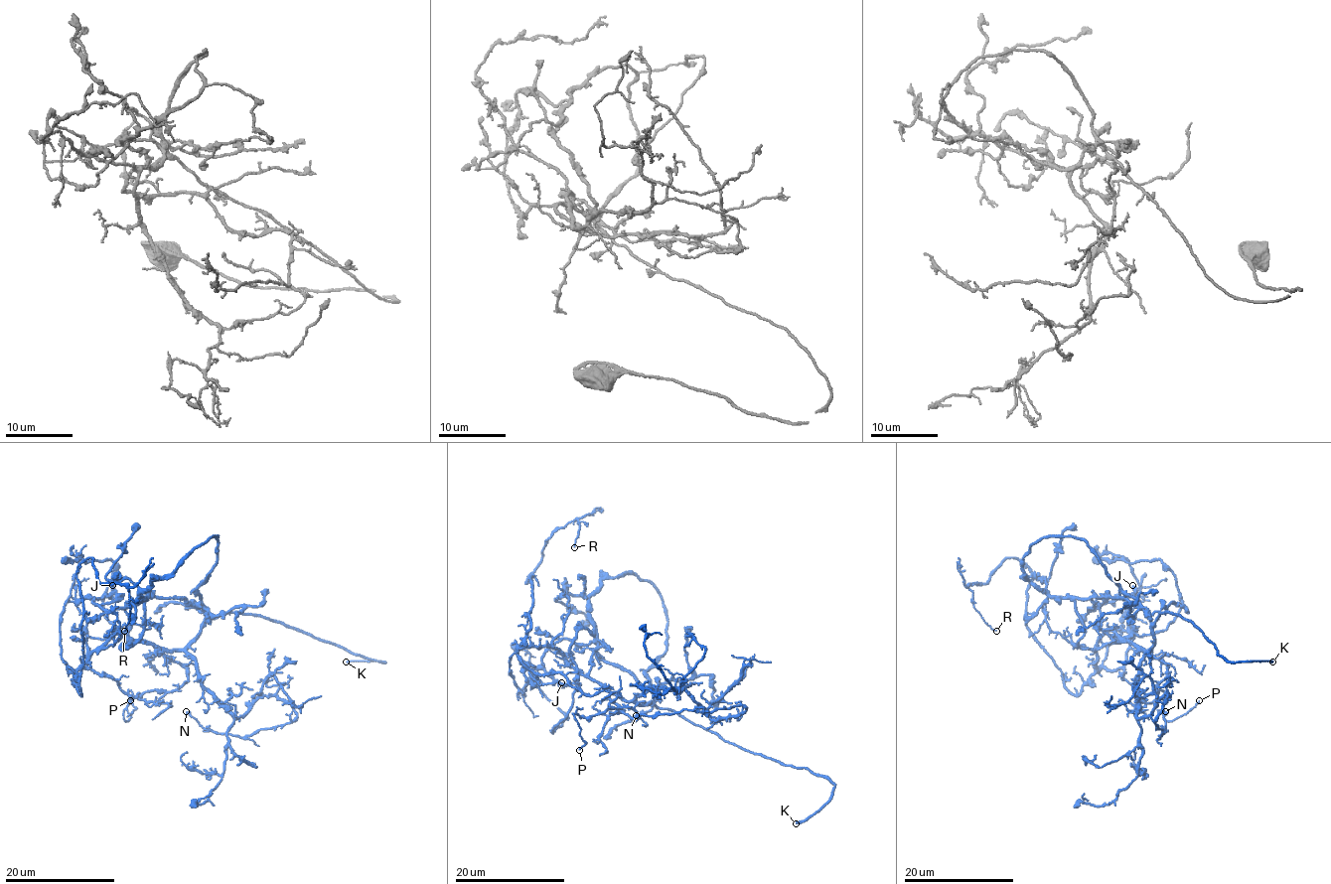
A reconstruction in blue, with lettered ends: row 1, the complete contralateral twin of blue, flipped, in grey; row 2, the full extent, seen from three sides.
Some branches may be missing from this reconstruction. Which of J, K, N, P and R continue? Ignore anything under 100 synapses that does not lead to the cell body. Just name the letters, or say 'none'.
K

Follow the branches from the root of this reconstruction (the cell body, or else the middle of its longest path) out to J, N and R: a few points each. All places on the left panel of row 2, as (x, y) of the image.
J: (117, 631), (127, 640), (120, 649), (139, 638), (145, 599), (102, 610), (92, 602), (106, 596), (112, 585)
N: (117, 631), (183, 650), (235, 718), (260, 694), (297, 715), (238, 737), (186, 711)
R: (117, 631), (73, 675), (80, 694), (83, 603), (76, 567), (87, 558), (101, 582), (128, 589), (124, 631)

